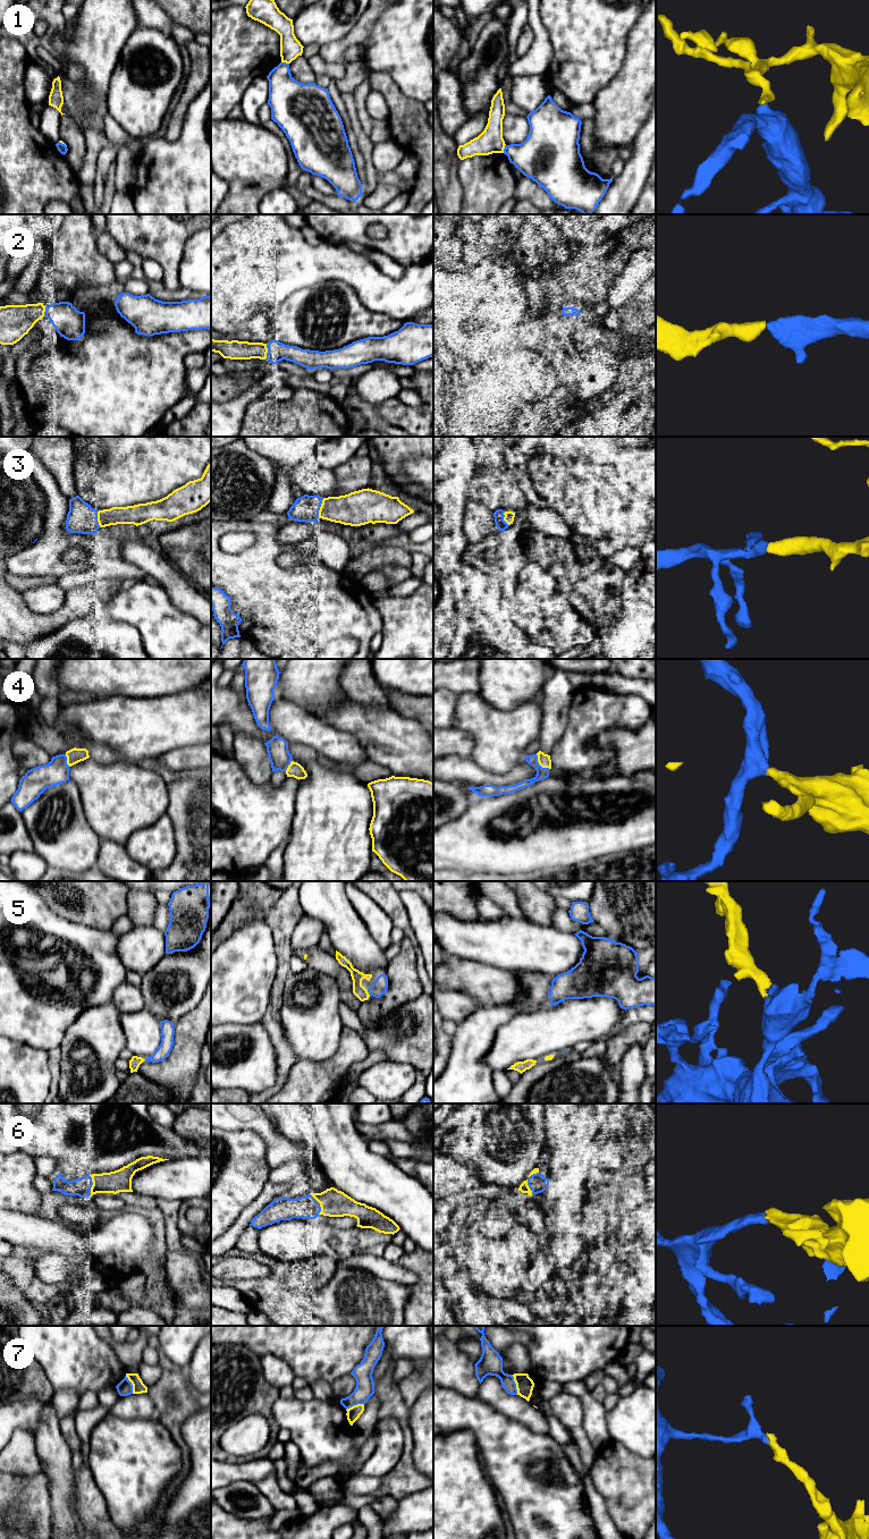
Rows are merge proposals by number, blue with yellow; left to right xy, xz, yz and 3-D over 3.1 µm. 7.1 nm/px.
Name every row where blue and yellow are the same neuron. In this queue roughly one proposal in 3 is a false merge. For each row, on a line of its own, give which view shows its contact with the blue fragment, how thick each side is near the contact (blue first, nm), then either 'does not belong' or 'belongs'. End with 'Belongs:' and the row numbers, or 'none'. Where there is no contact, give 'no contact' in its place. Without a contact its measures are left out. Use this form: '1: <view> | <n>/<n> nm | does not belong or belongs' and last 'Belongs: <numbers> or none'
1: yz | 300/180 nm | does not belong
2: xz | 140/140 nm | belongs
3: xz | 180/240 nm | belongs
4: yz | 80/90 nm | belongs
5: xz | 100/90 nm | belongs
6: xz | 160/190 nm | belongs
7: yz | 160/130 nm | does not belong
Belongs: 2, 3, 4, 5, 6

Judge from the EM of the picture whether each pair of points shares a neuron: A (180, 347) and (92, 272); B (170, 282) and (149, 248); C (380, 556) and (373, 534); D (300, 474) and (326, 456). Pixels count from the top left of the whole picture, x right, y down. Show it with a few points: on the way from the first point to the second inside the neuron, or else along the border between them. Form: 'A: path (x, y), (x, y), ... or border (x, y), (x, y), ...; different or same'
A: border (116, 280), (106, 285), (81, 286); different
B: path (170, 273), (170, 267), (158, 254); same
C: border (388, 543), (371, 546); different
D: border (317, 463), (332, 471); different

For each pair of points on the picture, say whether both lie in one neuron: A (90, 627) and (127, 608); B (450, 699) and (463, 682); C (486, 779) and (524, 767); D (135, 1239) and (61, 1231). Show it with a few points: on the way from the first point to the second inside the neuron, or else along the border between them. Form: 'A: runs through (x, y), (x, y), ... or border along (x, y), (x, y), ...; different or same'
A: border along (111, 597), (108, 612), (135, 628); different
B: runs through (450, 694), (458, 686); same
C: runs through (495, 779), (508, 779), (515, 776); same
D: runs through (117, 1240), (79, 1240); same

